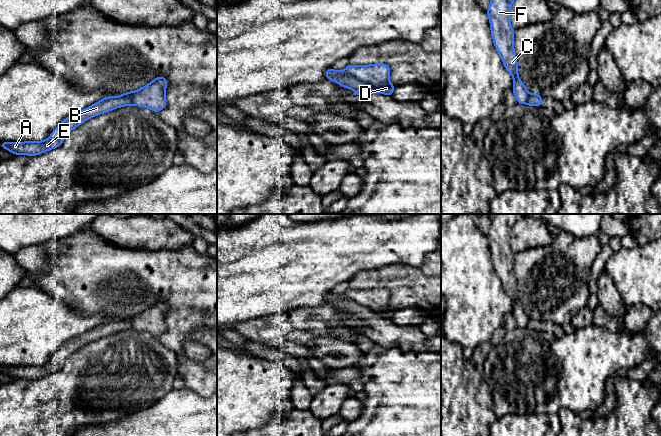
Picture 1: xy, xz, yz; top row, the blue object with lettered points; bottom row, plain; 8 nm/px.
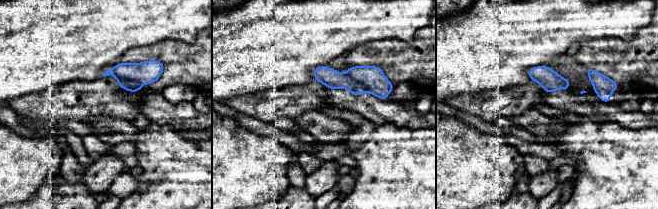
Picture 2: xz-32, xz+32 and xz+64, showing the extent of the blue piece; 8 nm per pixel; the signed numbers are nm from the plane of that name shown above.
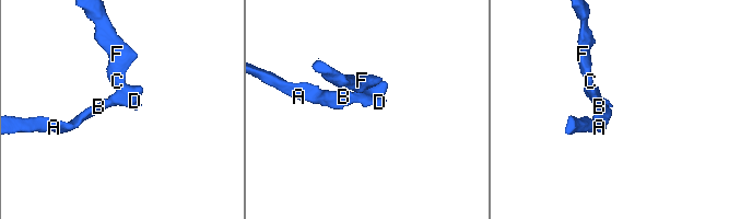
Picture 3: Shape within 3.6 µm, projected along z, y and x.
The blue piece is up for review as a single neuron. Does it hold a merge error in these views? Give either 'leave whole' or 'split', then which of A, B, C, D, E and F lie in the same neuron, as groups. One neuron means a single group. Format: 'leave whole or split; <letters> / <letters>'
split; A B E / C D F

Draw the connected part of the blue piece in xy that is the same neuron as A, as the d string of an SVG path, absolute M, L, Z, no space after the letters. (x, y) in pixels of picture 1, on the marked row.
M128 96L104 97L95 104L67 117L53 130L46 140L26 142L1 141L0 148L6 149L14 155L36 156L45 153L51 149L60 147L65 136L86 120L128 105L133 105L132 100Z

